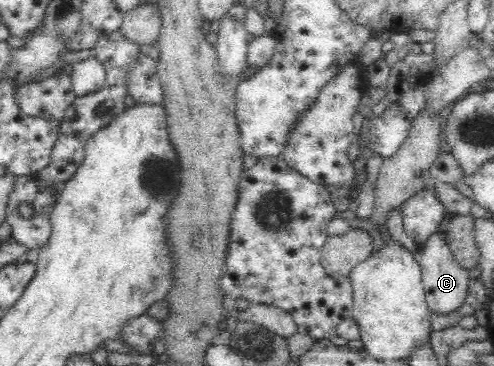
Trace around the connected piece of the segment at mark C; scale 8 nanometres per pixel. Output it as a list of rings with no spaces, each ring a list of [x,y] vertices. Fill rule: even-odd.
[[[435,231],[433,235],[427,237],[420,246],[416,260],[421,268],[422,282],[426,289],[426,302],[429,304],[429,309],[441,313],[449,313],[449,311],[459,309],[467,295],[467,283],[471,279],[471,272],[457,263],[444,233]]]

